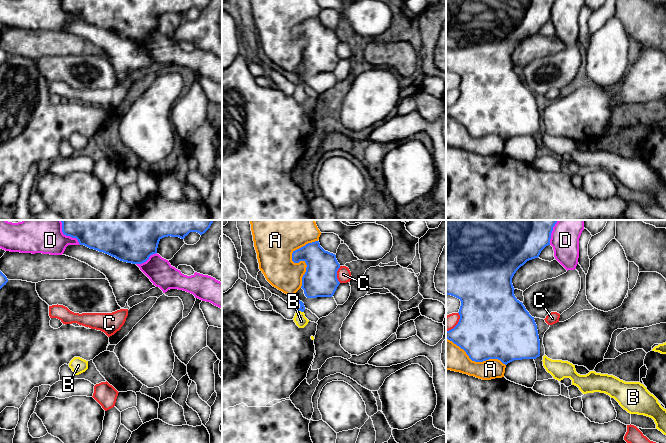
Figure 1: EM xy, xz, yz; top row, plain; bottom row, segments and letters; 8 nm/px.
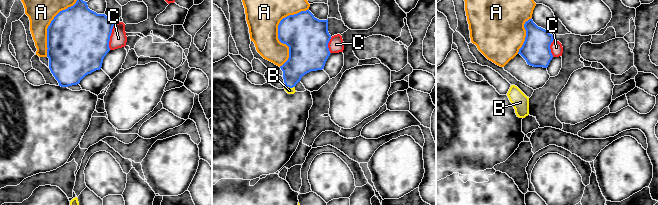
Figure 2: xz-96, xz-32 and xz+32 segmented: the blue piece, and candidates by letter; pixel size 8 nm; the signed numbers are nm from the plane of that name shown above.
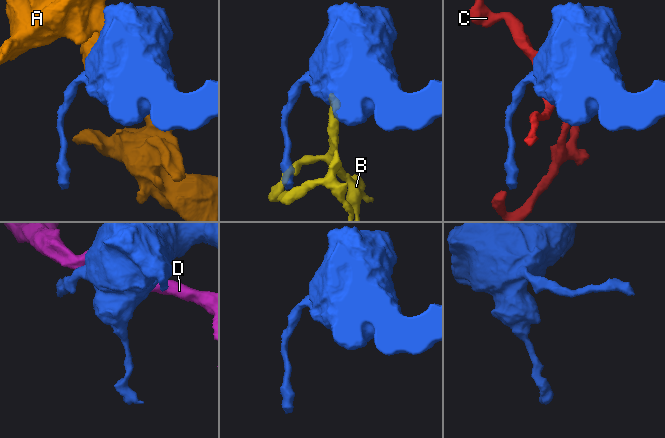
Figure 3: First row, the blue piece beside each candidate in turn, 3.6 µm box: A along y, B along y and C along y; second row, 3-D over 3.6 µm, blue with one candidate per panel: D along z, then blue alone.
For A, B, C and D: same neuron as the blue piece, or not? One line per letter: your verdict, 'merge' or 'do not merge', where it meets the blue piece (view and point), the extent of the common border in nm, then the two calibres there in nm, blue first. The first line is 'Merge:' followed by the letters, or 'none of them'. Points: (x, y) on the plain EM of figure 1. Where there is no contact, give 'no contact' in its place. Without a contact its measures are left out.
Merge: B
A: do not merge; meets blue in xz at (295, 38); contact 400 nm long; 280 nm thick on the blue side, 320 nm on the other
B: merge; meets blue in xz at (300, 86); contact 60 nm long; 50 nm thick on the blue side, 100 nm on the other
C: do not merge; meets blue in xz at (336, 50); contact 140 nm long; 280 nm thick on the blue side, 110 nm on the other
D: do not merge; meets blue in xy at (146, 36); contact 190 nm long; 320 nm thick on the blue side, 200 nm on the other

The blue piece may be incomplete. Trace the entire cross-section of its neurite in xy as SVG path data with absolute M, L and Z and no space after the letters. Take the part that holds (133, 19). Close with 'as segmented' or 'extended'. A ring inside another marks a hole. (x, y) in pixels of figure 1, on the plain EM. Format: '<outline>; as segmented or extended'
M62 0L66 12L76 14L80 21L108 30L116 35L142 40L157 29L159 17L164 13L184 15L190 8L204 10L211 0Z; as segmented

